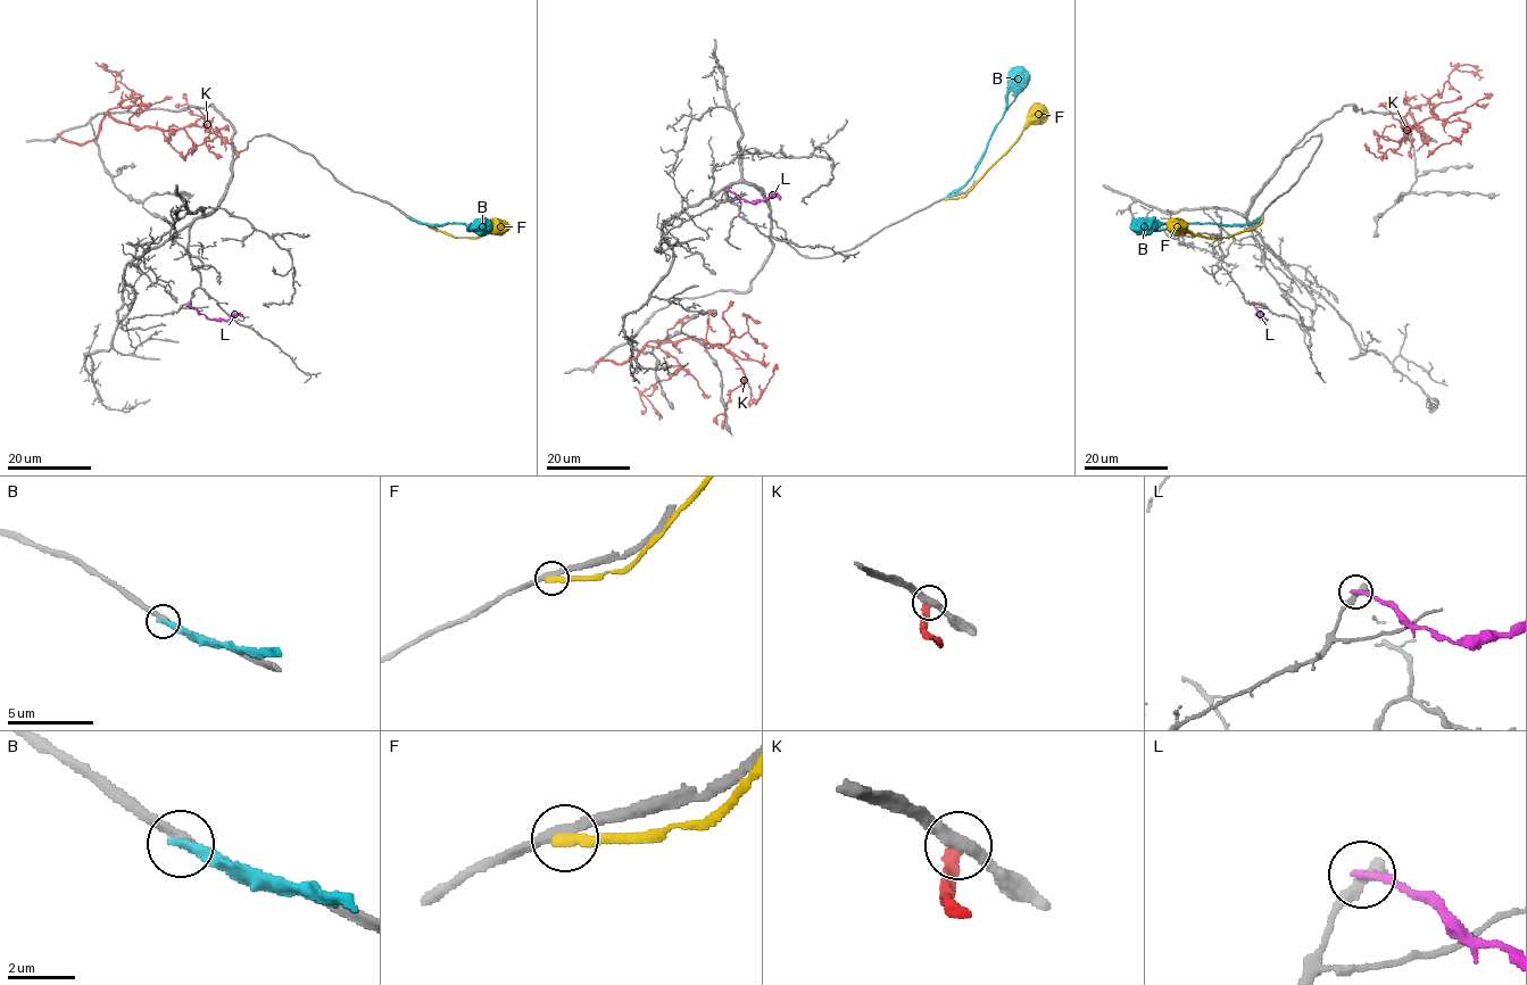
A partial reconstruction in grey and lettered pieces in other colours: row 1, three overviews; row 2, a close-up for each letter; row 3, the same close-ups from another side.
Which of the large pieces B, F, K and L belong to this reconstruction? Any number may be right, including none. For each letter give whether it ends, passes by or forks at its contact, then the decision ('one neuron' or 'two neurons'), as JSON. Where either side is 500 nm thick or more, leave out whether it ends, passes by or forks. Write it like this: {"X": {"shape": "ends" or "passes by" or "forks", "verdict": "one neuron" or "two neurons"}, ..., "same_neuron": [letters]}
{"B": {"shape": "ends", "verdict": "two neurons"}, "F": {"shape": "ends", "verdict": "two neurons"}, "K": {"shape": "ends", "verdict": "two neurons"}, "L": {"shape": "ends", "verdict": "two neurons"}, "same_neuron": []}

